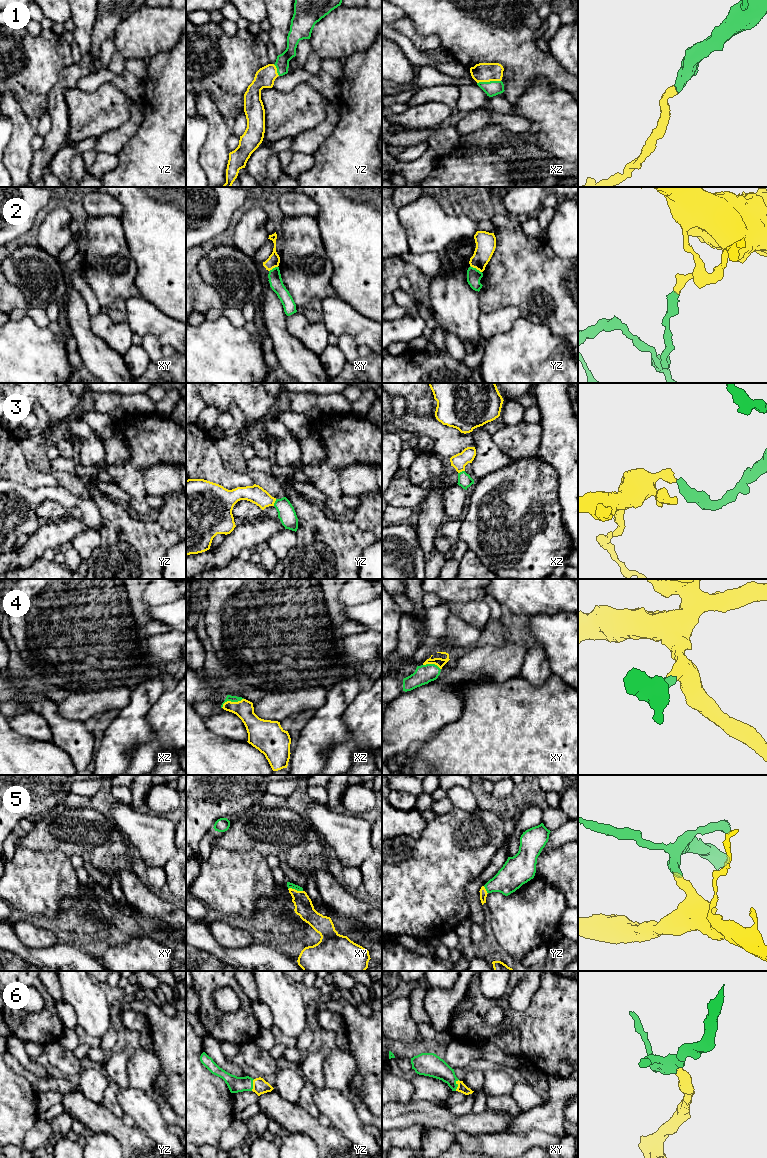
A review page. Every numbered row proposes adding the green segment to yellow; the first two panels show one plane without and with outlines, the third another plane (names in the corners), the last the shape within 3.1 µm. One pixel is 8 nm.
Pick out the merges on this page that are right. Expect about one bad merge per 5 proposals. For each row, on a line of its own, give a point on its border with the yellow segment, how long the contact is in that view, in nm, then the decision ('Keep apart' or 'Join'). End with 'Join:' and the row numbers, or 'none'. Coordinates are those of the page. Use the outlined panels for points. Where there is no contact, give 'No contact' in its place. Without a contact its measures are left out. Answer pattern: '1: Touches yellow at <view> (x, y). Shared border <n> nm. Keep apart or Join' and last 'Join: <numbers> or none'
1: Touches yellow at xz (488, 81). Shared border 190 nm. Join
2: Touches yellow at yz (476, 268). Shared border 110 nm. Keep apart
3: Touches yellow at yz (274, 502). Shared border 60 nm. Join
4: Touches yellow at xz (230, 701). Shared border 200 nm. Join
5: Touches yellow at xy (294, 889). Shared border 120 nm. Join
6: Touches yellow at xy (458, 1085). Shared border 100 nm. Join
Join: 1, 3, 4, 5, 6

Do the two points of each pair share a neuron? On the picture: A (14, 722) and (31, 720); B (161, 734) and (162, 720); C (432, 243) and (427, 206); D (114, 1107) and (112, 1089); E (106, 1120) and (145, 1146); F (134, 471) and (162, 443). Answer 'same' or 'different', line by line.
A: same
B: same
C: same
D: same
E: same
F: same

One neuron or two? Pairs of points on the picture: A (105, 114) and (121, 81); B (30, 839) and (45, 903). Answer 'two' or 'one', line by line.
A: two
B: two

